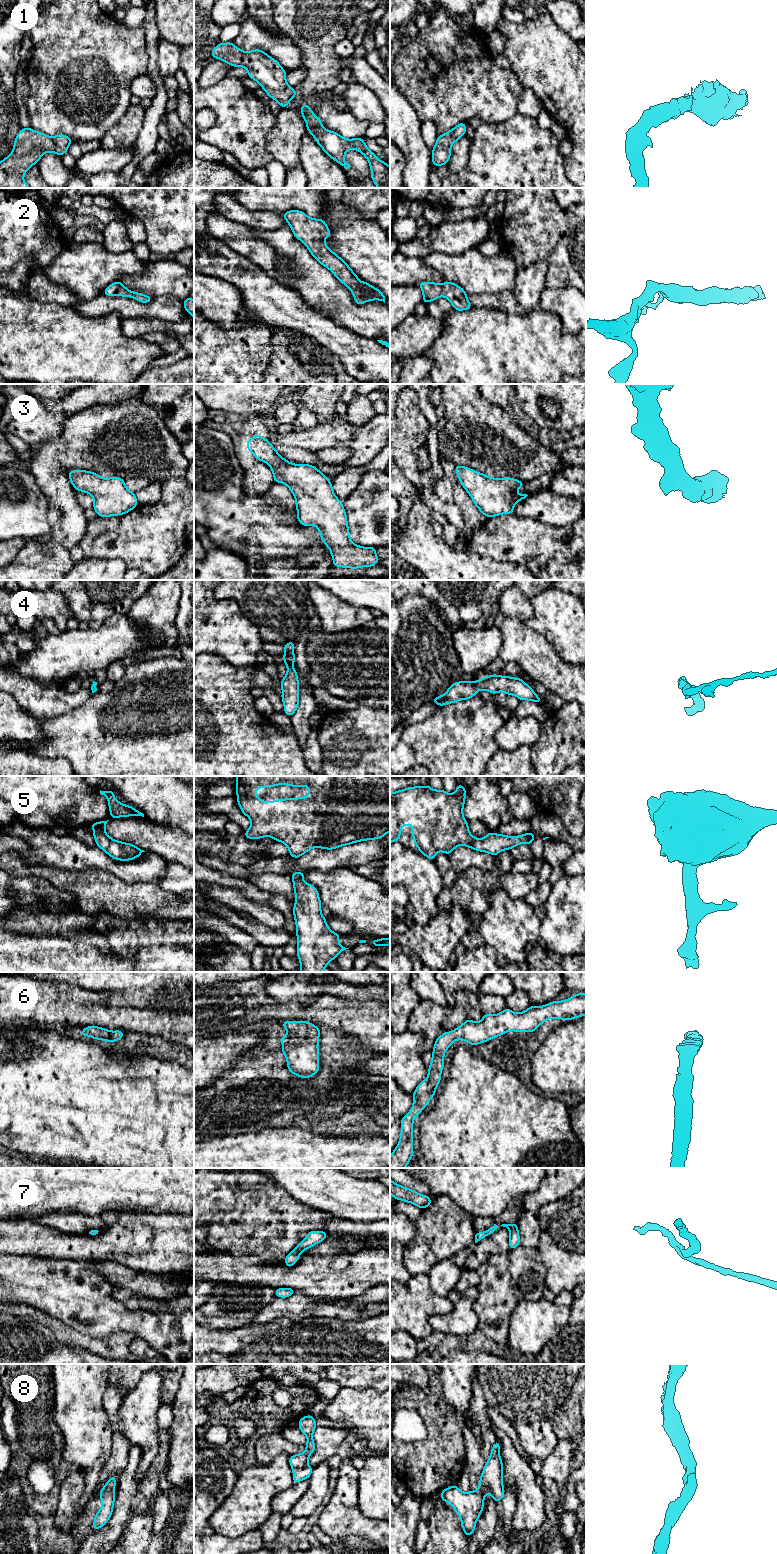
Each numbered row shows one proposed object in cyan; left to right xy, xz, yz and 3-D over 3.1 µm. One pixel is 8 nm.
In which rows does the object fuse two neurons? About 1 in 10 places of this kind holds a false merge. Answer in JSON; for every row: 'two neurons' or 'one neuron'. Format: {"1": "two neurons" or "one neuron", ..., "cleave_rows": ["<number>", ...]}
{"1": "one neuron", "2": "one neuron", "3": "one neuron", "4": "one neuron", "5": "one neuron", "6": "one neuron", "7": "one neuron", "8": "one neuron", "cleave_rows": []}

